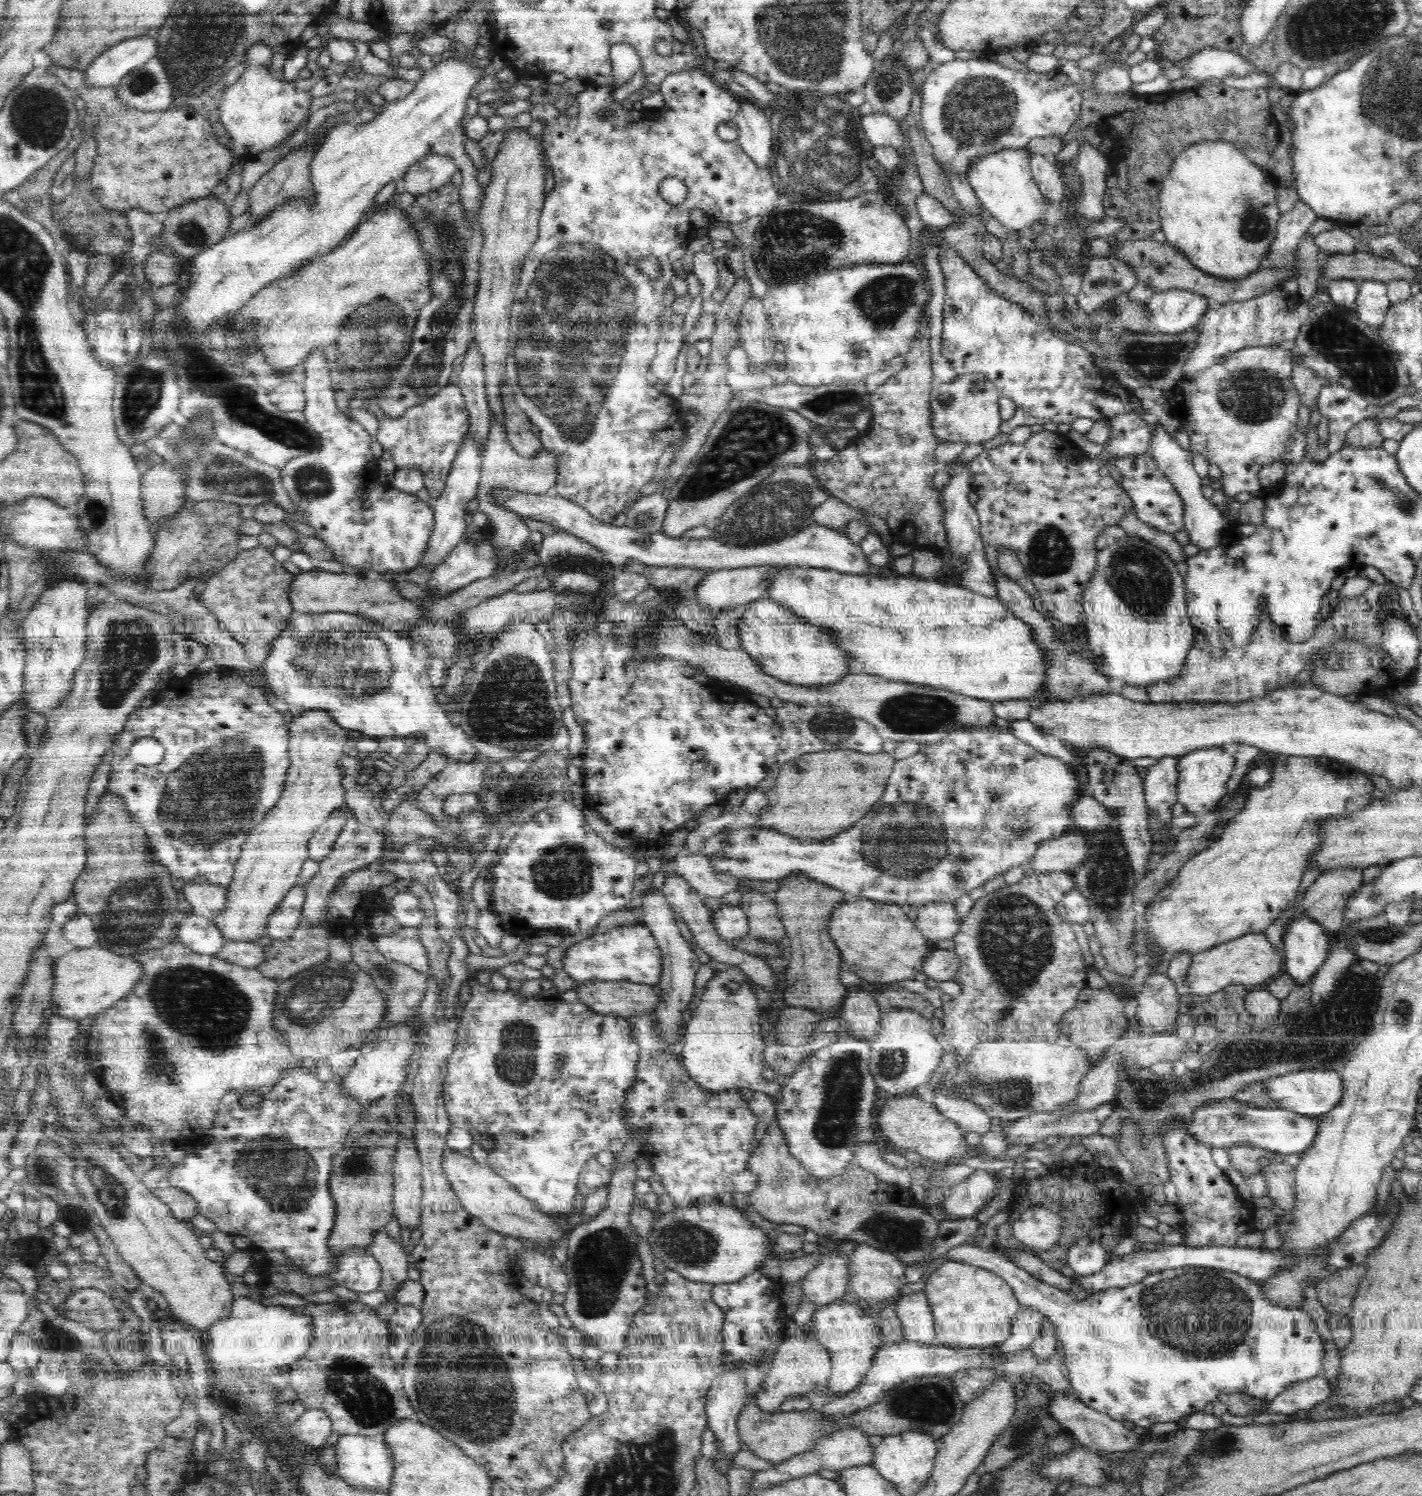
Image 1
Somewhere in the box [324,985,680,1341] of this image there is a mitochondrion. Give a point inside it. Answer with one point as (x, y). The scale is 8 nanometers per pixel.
(603, 1259)

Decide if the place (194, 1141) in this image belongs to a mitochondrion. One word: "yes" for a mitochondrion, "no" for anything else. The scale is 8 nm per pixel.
no

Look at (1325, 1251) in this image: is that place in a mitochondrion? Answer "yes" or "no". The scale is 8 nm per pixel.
no

